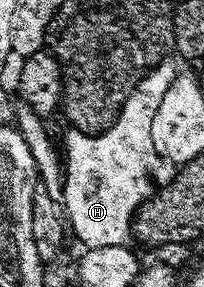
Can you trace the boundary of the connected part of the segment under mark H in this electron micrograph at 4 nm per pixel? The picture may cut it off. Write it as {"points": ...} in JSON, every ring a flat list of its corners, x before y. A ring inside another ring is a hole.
{"points":[[167,64,156,65,140,79,135,92,124,103,118,119,104,133,88,135,74,131,68,132,61,204,65,210,66,220,69,222,70,232,76,233,84,241,84,246,96,249,110,245,127,245,132,240,131,220,134,219,140,205,153,192,151,177,147,174,147,164,150,163,151,157,153,158,151,147,153,115,157,115,157,107,161,107,161,99,165,99,165,91,169,91,169,87,177,76,177,69]]}

